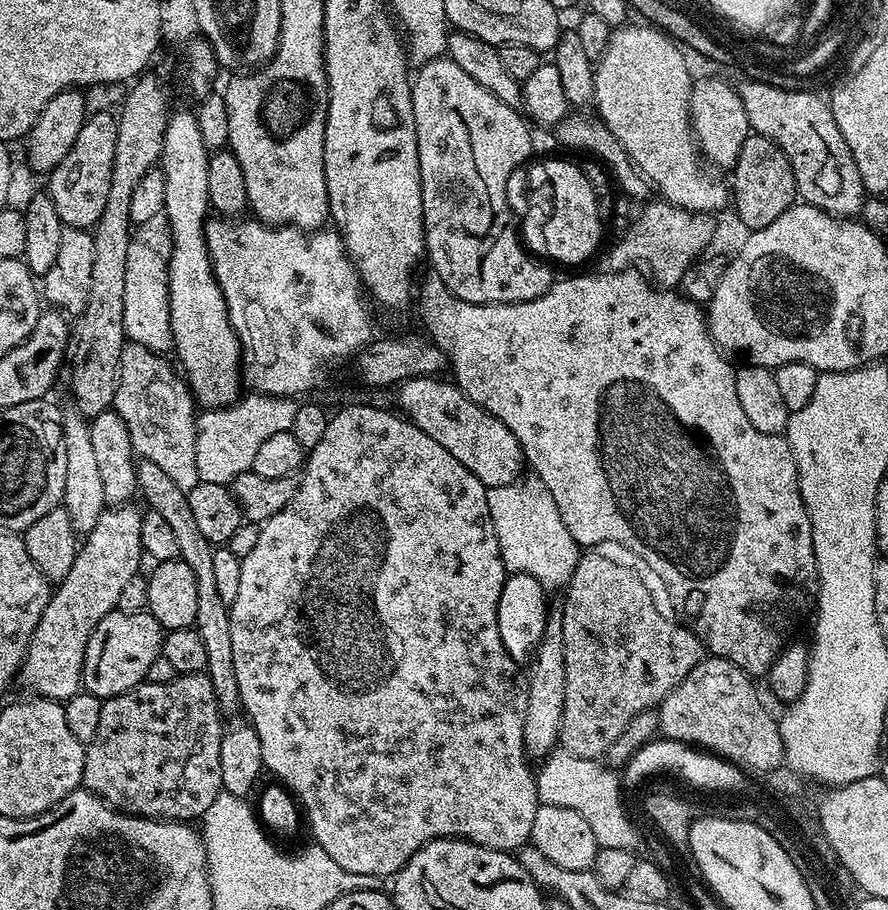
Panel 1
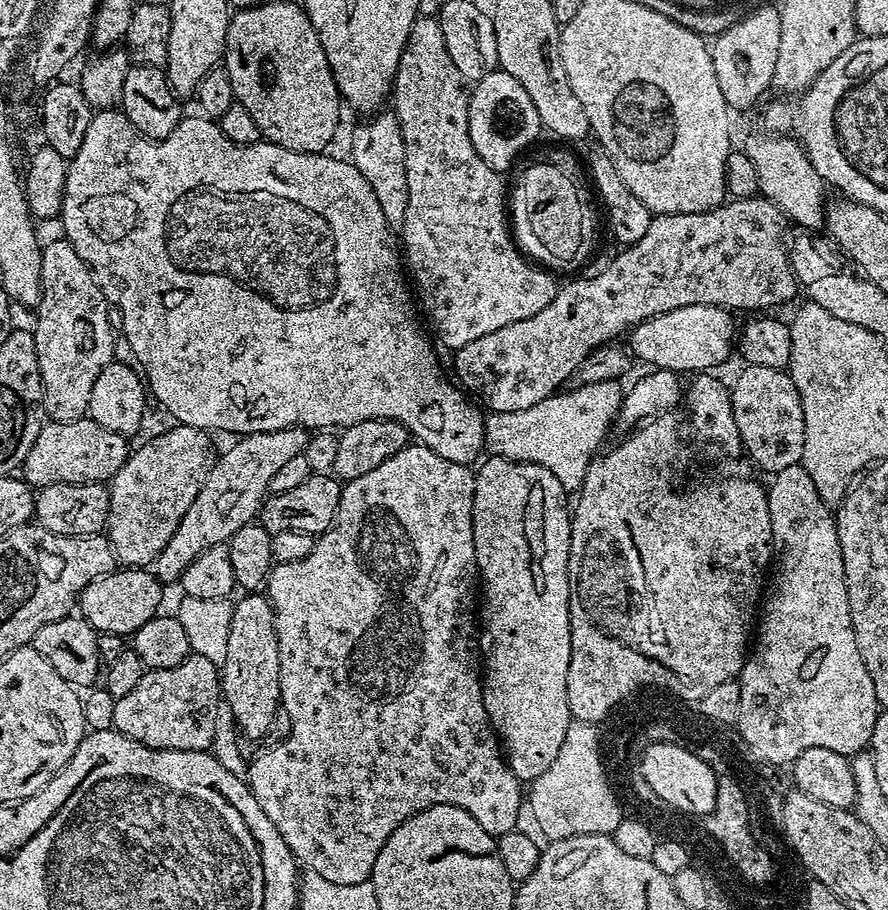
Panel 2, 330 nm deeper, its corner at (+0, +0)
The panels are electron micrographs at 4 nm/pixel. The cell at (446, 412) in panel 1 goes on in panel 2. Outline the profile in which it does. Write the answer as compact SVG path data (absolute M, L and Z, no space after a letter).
M97 111L93 115L90 126L86 126L86 138L82 138L82 146L78 146L78 154L74 154L68 160L68 173L64 179L64 205L60 207L59 215L59 219L61 221L64 220L63 239L67 240L69 244L72 244L78 250L78 254L87 262L88 269L94 274L94 278L98 282L102 294L108 299L109 305L114 306L115 311L116 308L120 311L120 324L124 327L122 336L130 344L130 350L139 371L142 373L143 379L146 381L146 388L150 393L151 399L155 403L157 400L173 416L173 421L176 424L185 424L186 426L215 430L217 432L234 432L237 434L273 432L274 430L282 430L283 428L343 430L350 424L366 422L367 420L393 420L410 433L413 441L422 443L430 450L434 450L434 454L438 454L438 458L446 458L446 462L458 462L459 464L469 466L475 465L481 459L480 452L483 453L485 451L485 413L451 379L448 381L444 377L444 372L440 369L439 362L436 361L436 352L432 349L433 341L430 339L427 331L424 333L420 329L421 317L418 315L418 308L414 303L413 293L406 283L406 272L402 267L402 256L398 251L397 241L396 244L392 241L392 236L394 236L393 229L389 228L386 218L382 214L382 206L378 206L378 198L374 198L374 190L370 190L370 182L366 182L366 178L362 178L362 174L356 169L356 165L347 159L344 159L345 161L335 160L334 157L328 156L329 154L321 154L319 152L295 152L294 150L286 150L282 146L267 142L235 144L234 142L230 142L230 138L226 138L222 134L219 123L215 119L196 116L190 117L189 120L188 117L181 119L180 125L166 139L150 141L133 128L123 111Z

